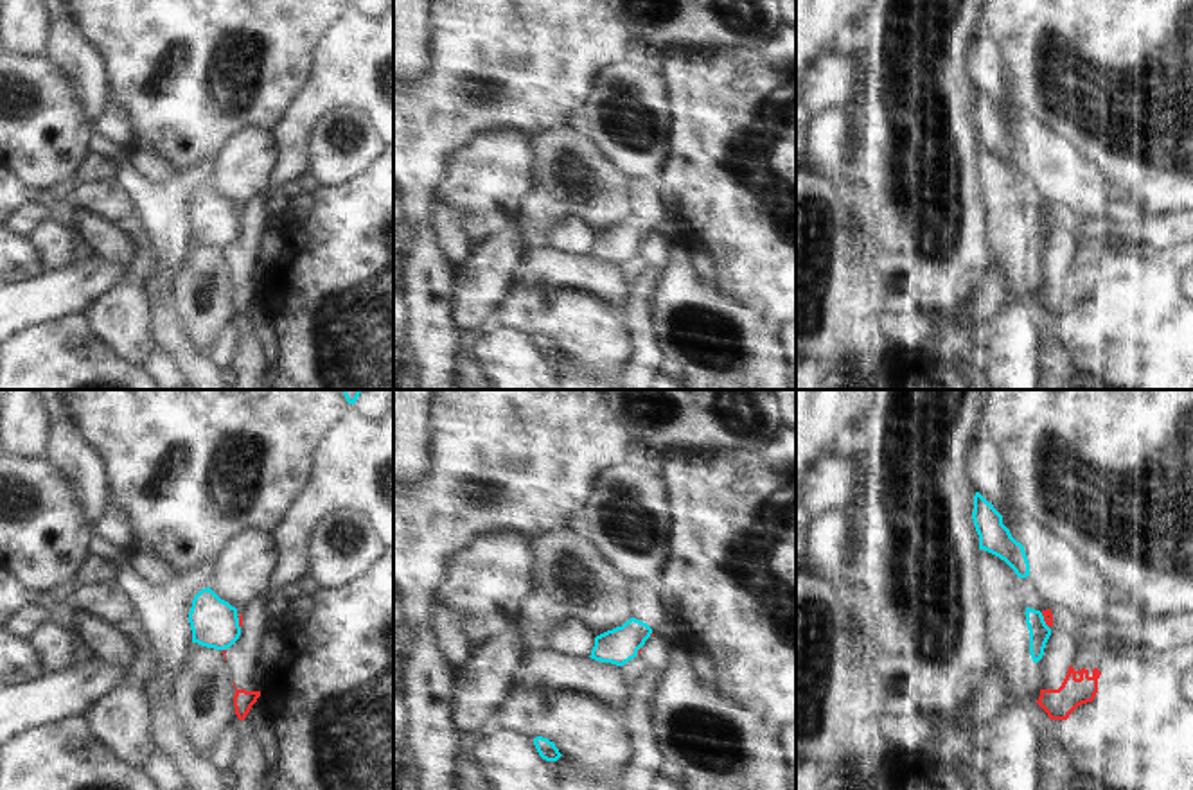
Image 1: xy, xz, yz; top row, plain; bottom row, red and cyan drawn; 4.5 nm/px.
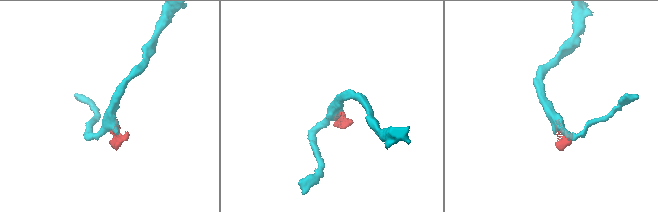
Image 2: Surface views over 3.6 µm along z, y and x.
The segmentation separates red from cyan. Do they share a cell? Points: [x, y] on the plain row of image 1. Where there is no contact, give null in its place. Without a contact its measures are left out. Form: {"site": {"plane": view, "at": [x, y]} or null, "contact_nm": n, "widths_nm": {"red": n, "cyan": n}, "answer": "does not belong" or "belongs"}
{"site": {"plane": "yz", "at": [1044, 218]}, "contact_nm": 80, "widths_nm": {"red": 50, "cyan": 100}, "answer": "does not belong"}

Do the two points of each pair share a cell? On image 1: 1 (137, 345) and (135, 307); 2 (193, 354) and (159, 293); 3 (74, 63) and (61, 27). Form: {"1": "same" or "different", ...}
{"1": "same", "2": "same", "3": "same"}

